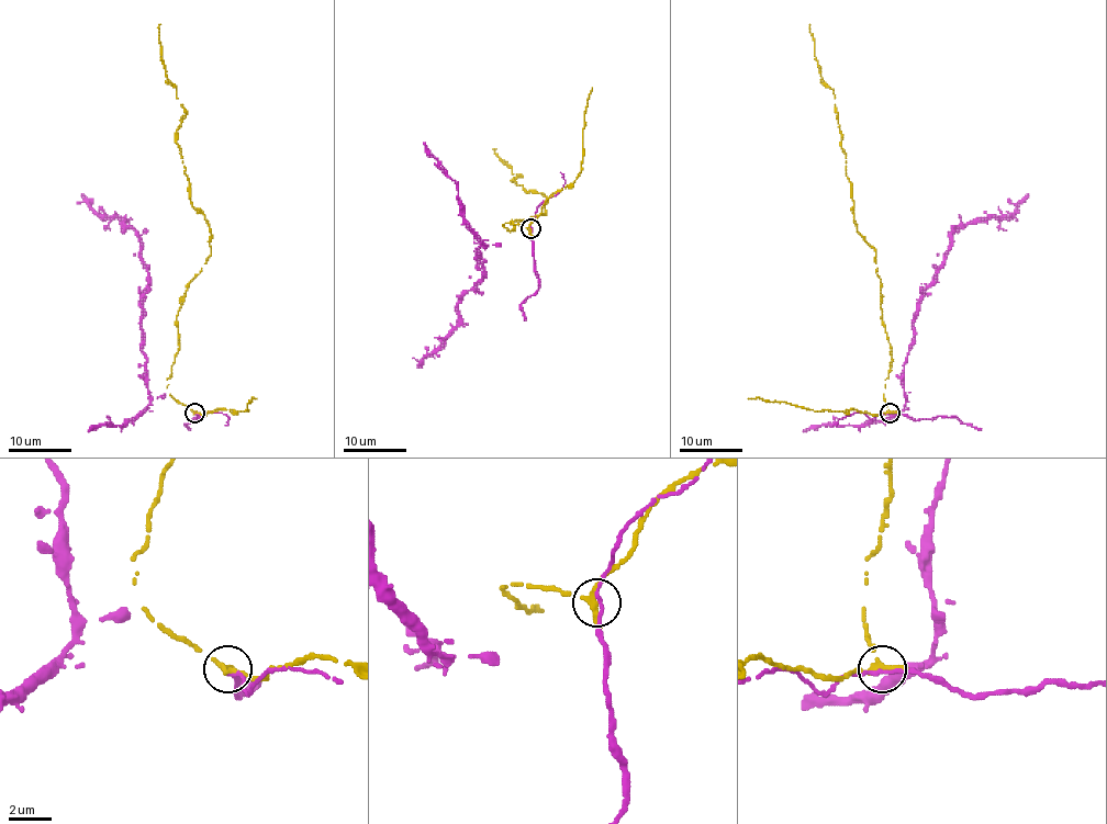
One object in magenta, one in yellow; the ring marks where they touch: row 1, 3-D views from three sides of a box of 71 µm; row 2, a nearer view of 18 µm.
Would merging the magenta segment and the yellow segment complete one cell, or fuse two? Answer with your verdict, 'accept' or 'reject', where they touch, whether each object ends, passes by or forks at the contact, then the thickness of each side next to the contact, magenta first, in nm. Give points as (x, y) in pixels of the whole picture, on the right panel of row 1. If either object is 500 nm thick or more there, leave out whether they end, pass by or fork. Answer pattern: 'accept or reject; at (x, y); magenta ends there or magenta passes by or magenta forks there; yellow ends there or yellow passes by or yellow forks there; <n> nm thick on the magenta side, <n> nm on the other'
accept; at (890, 413); magenta passes by; yellow ends there; 170 nm thick on the magenta side, 440 nm on the other

